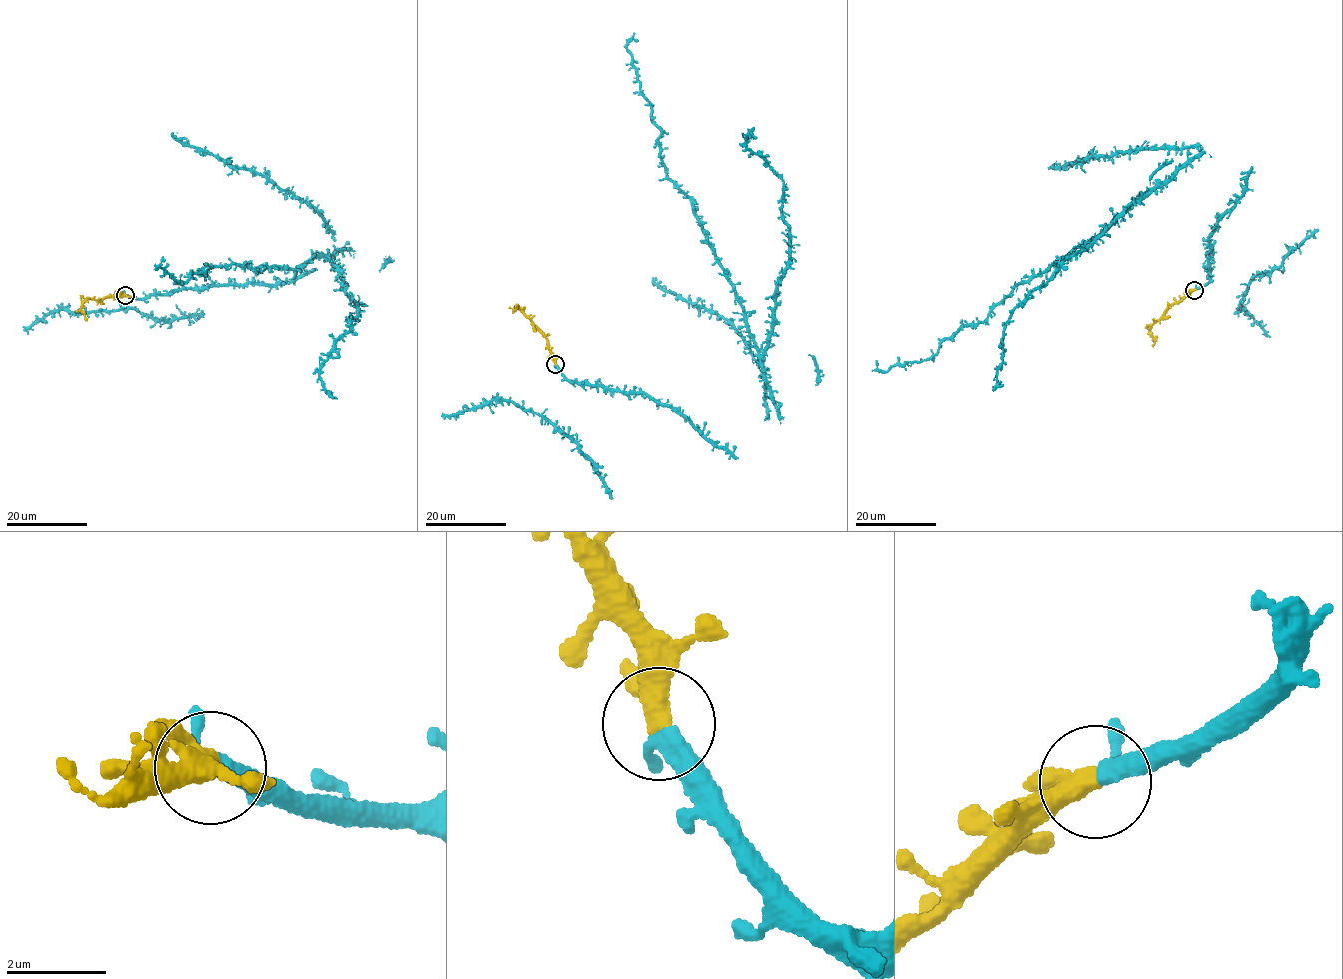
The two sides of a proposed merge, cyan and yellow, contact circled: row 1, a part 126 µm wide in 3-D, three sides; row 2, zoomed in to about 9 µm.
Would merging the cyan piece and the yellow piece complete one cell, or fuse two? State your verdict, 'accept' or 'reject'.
accept

